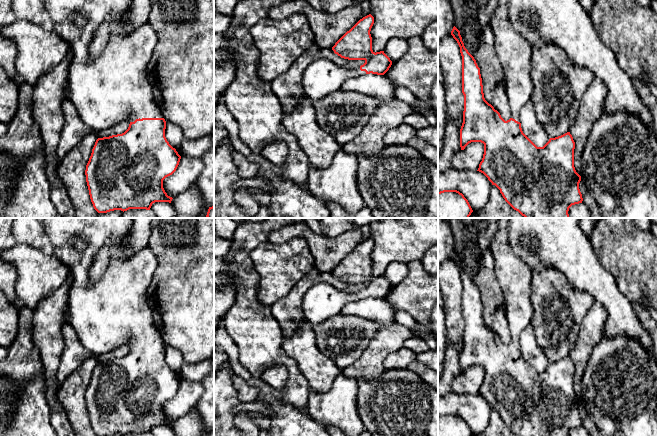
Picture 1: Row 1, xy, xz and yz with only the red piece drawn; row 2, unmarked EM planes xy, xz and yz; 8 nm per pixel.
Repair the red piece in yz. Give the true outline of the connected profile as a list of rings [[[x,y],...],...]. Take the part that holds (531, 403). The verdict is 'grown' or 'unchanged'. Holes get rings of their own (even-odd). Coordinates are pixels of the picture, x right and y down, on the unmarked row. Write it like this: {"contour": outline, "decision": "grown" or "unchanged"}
{"contour": [[[498,218],[497,230],[491,241],[496,278],[505,301],[505,315],[511,342],[505,345],[489,328],[483,317],[480,292],[465,272],[460,255],[454,250],[451,259],[457,265],[462,280],[462,317],[464,319],[463,347],[460,353],[460,371],[471,366],[484,368],[484,378],[477,395],[495,409],[505,425],[518,436],[568,436],[572,429],[582,427],[579,413],[581,400],[574,391],[575,366],[570,356],[550,362],[543,371],[537,371],[522,355],[521,332],[531,325],[531,269],[514,253],[508,239],[509,218]]], "decision": "grown"}

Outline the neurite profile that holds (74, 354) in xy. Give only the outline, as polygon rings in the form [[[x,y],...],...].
[[[65,325],[62,329],[62,334],[64,349],[56,374],[58,388],[85,360],[93,358],[93,354],[83,347],[71,325]]]

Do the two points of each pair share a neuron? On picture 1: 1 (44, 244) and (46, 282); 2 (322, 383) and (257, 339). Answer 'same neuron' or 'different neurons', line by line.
1: different neurons
2: different neurons

